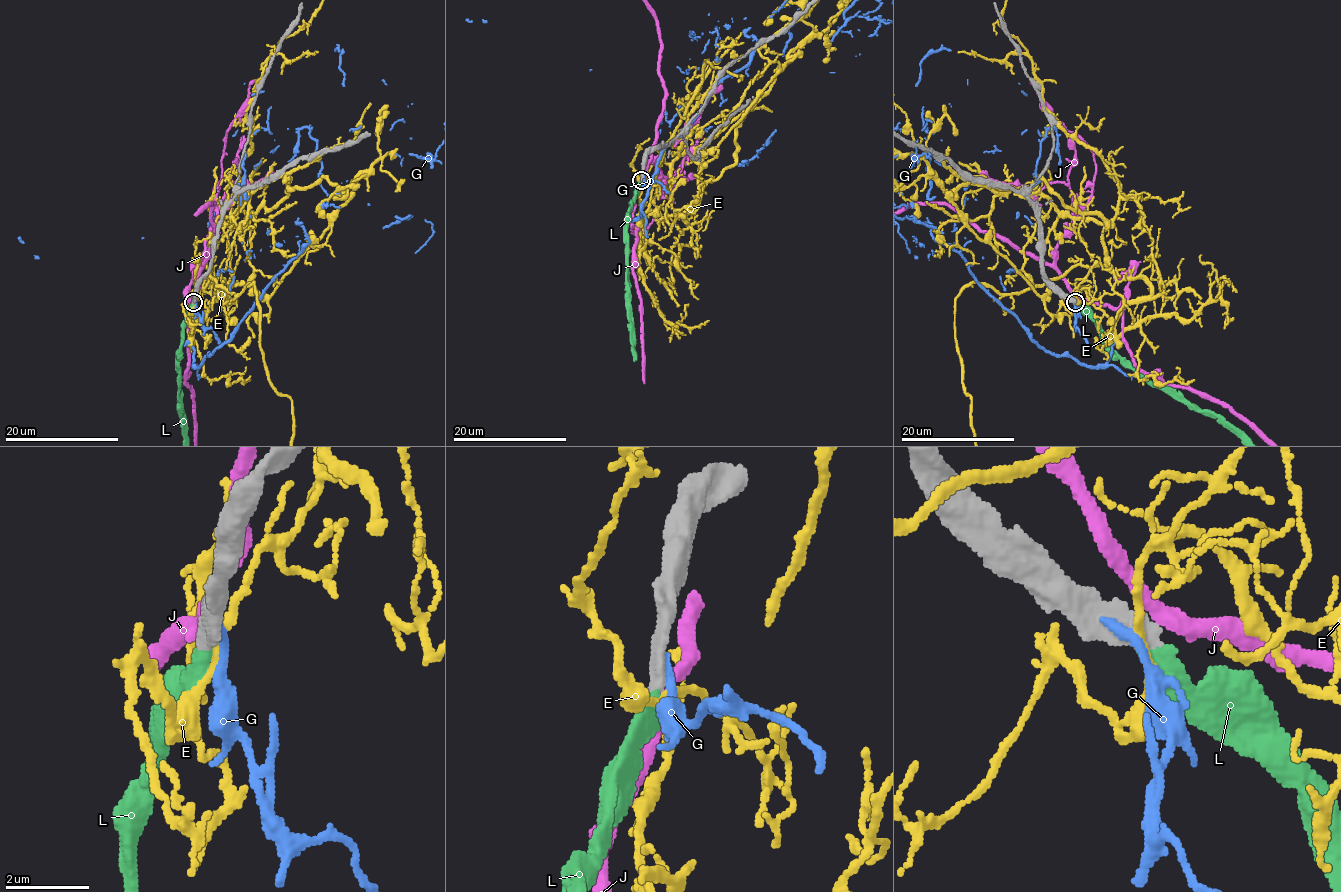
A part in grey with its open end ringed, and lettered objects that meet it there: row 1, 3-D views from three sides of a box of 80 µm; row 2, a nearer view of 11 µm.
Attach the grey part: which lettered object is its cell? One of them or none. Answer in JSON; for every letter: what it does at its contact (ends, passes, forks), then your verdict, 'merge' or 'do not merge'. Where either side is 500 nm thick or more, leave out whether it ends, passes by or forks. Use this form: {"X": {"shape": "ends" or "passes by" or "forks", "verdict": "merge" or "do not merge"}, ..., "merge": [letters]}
{"E": {"verdict": "do not merge"}, "G": {"verdict": "do not merge"}, "J": {"verdict": "do not merge"}, "L": {"shape": "ends", "verdict": "merge"}, "merge": ["L"]}

